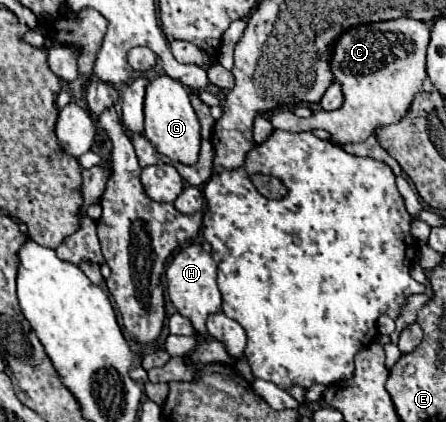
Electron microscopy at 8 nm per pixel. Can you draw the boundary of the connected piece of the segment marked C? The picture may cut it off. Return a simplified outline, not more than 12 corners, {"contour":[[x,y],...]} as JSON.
{"contour":[[370,22],[334,42],[334,144],[400,122],[426,76],[430,28]]}

